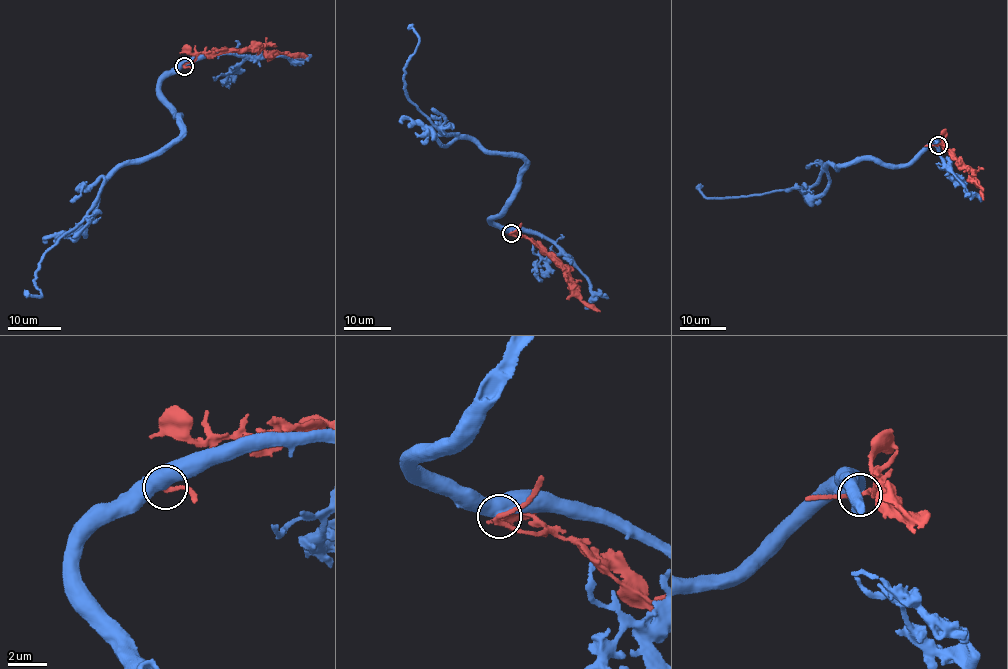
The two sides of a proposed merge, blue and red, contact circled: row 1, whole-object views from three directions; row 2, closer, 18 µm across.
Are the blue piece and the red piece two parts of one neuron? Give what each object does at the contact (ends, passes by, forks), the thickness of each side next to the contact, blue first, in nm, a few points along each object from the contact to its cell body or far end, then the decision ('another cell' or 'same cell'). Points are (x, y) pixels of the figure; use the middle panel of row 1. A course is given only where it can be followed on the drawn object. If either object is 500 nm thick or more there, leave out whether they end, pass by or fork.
750 nm thick on the blue side, 240 nm on the other; blue runs (511, 232), (490, 219), (501, 212), (524, 160), (449, 135), (411, 101), (404, 67), (419, 38), (408, 26); red runs (511, 233), (535, 242), (563, 272), (569, 288), (600, 311); another cell

